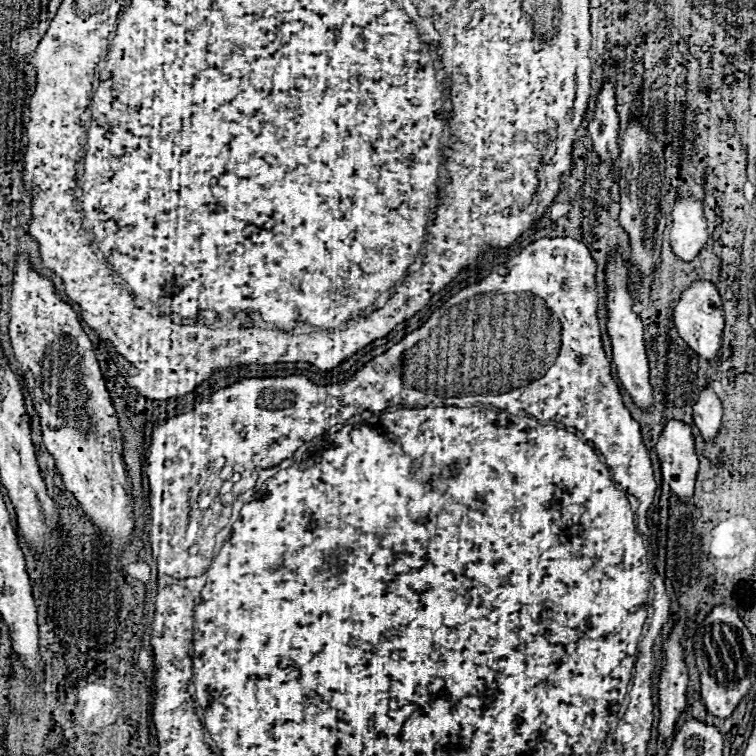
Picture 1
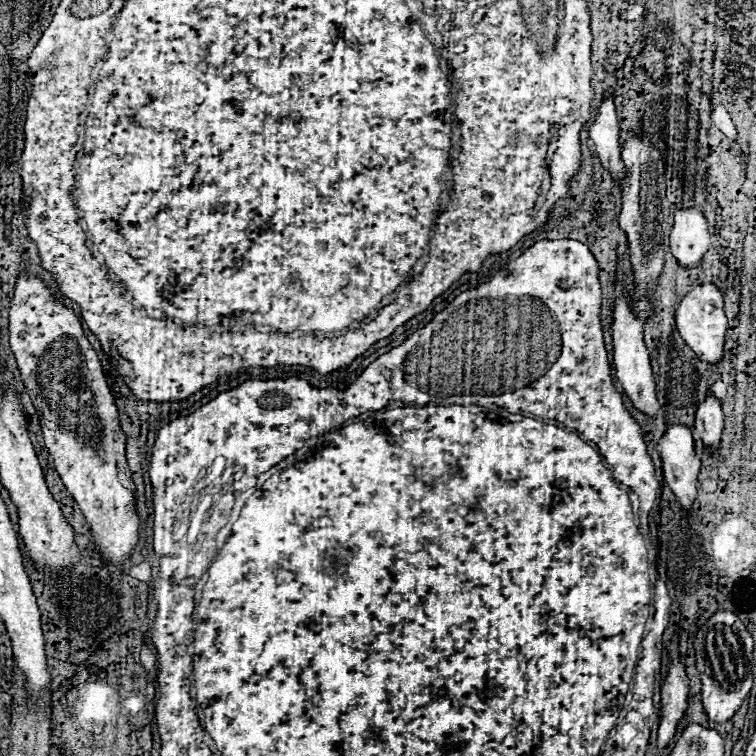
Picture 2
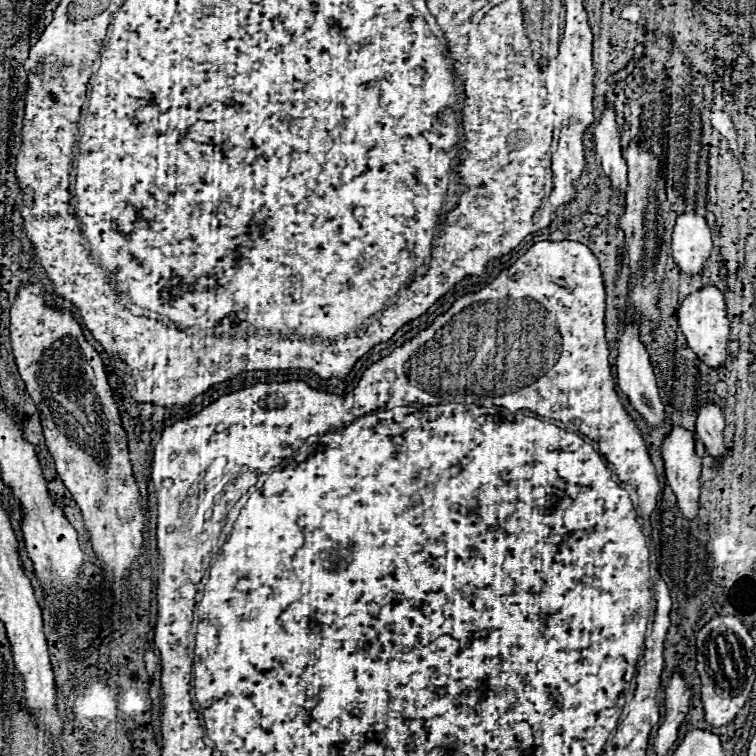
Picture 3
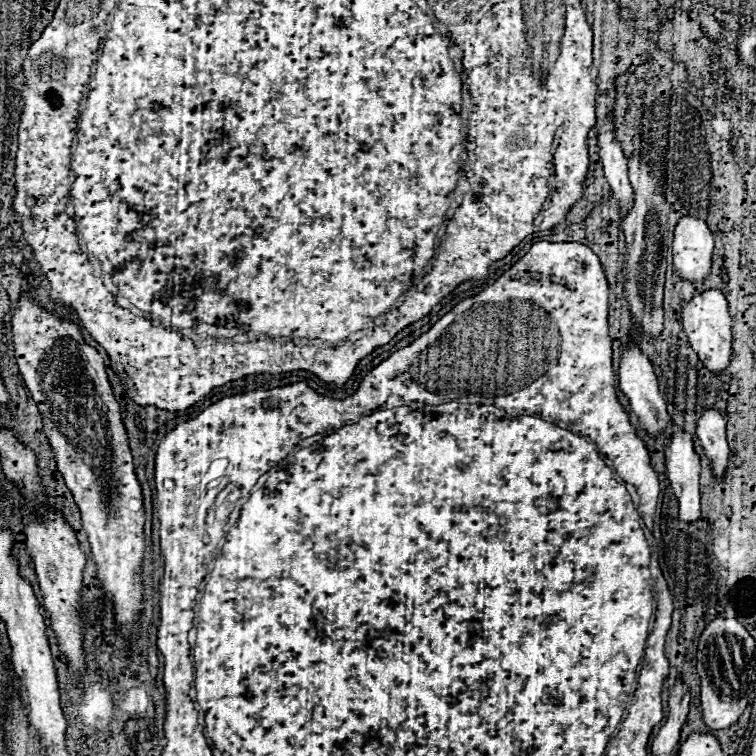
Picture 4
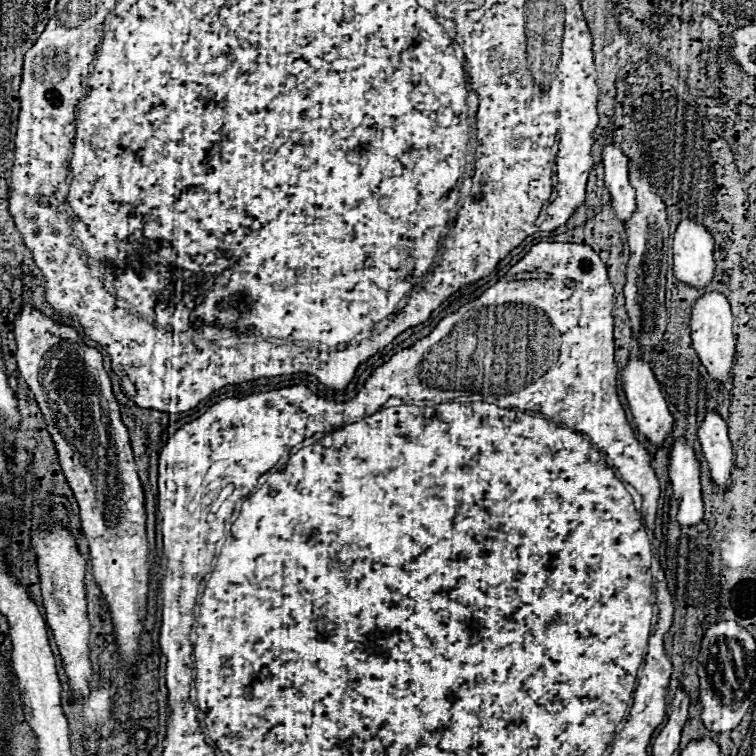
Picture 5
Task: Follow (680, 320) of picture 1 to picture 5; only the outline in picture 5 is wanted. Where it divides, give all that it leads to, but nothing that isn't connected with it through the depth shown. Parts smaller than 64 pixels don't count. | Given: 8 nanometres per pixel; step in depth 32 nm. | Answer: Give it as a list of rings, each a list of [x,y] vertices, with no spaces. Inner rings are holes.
[[[710,292],[706,296],[702,296],[690,310],[690,334],[692,334],[692,346],[698,352],[702,364],[706,366],[706,370],[710,372],[710,376],[714,380],[718,380],[720,384],[724,384],[726,388],[730,388],[730,370],[734,366],[734,354],[736,354],[736,340],[734,340],[734,332],[732,332],[732,314],[730,314],[730,304],[728,300],[718,294],[718,292]]]

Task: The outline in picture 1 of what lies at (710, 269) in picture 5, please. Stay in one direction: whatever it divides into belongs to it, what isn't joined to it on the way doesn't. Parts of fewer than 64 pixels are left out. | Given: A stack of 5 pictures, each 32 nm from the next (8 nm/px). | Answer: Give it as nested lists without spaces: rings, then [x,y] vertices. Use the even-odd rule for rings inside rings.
[[[680,196],[672,208],[672,228],[670,246],[672,252],[684,260],[692,262],[706,248],[710,236],[706,232],[706,218],[702,204],[692,196]]]

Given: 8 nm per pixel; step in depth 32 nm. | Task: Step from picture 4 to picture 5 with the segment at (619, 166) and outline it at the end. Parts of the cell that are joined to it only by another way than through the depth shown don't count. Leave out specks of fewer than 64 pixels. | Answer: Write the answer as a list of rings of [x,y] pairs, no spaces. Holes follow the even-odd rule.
[[[610,138],[604,144],[602,152],[602,164],[604,164],[604,182],[610,190],[614,210],[622,224],[626,224],[634,212],[636,212],[636,194],[628,180],[628,158],[620,152],[616,144],[610,142]]]

